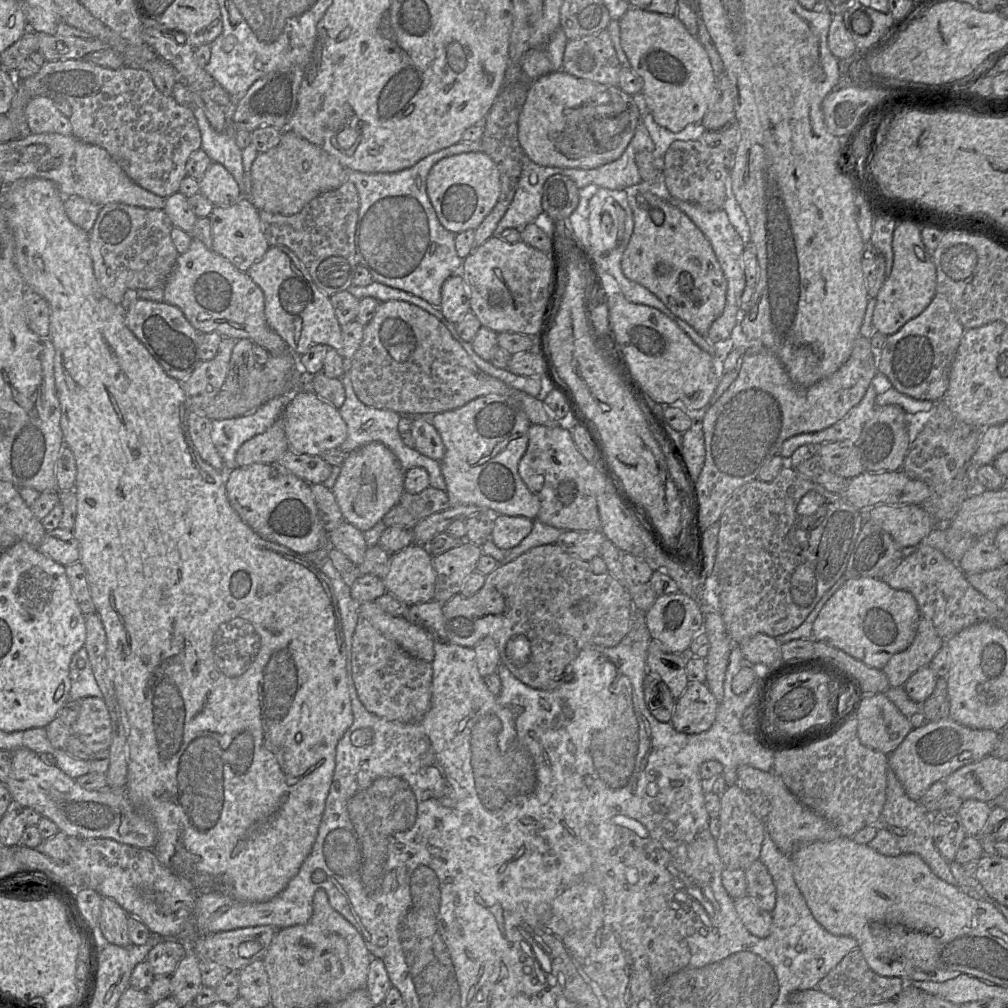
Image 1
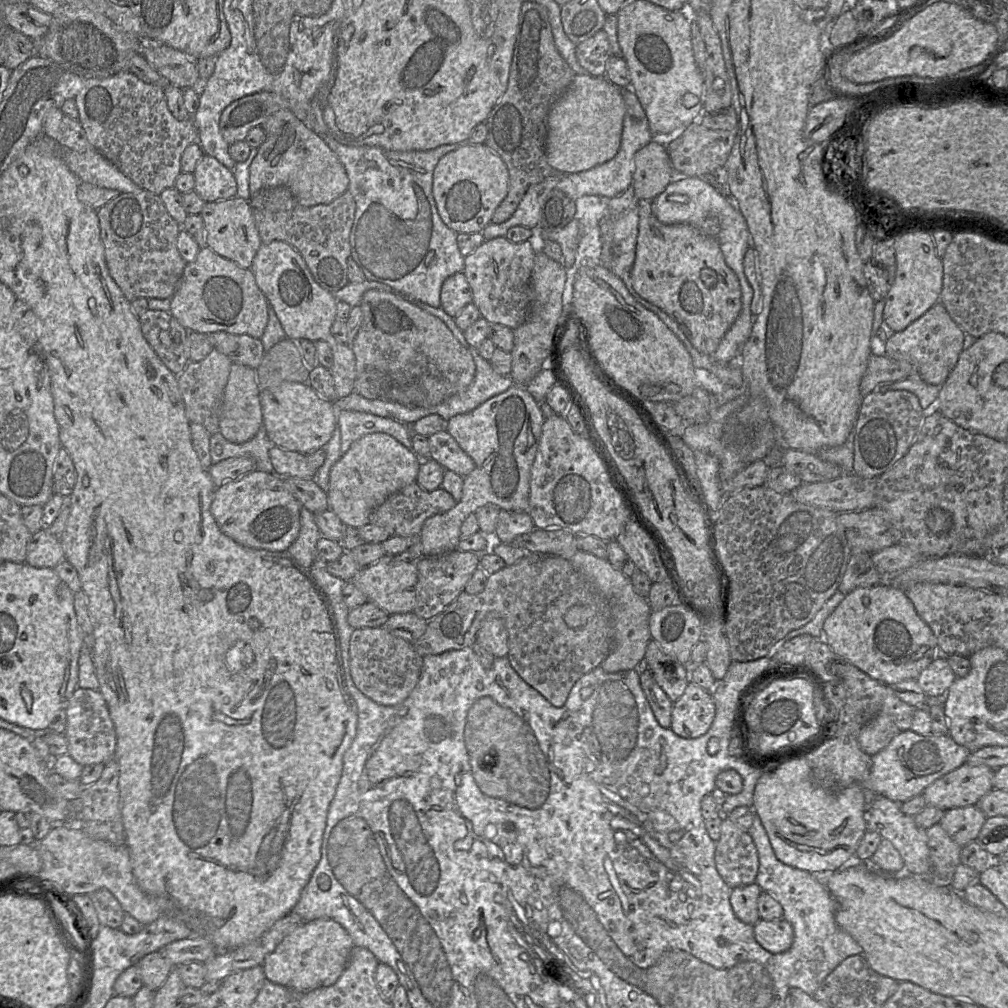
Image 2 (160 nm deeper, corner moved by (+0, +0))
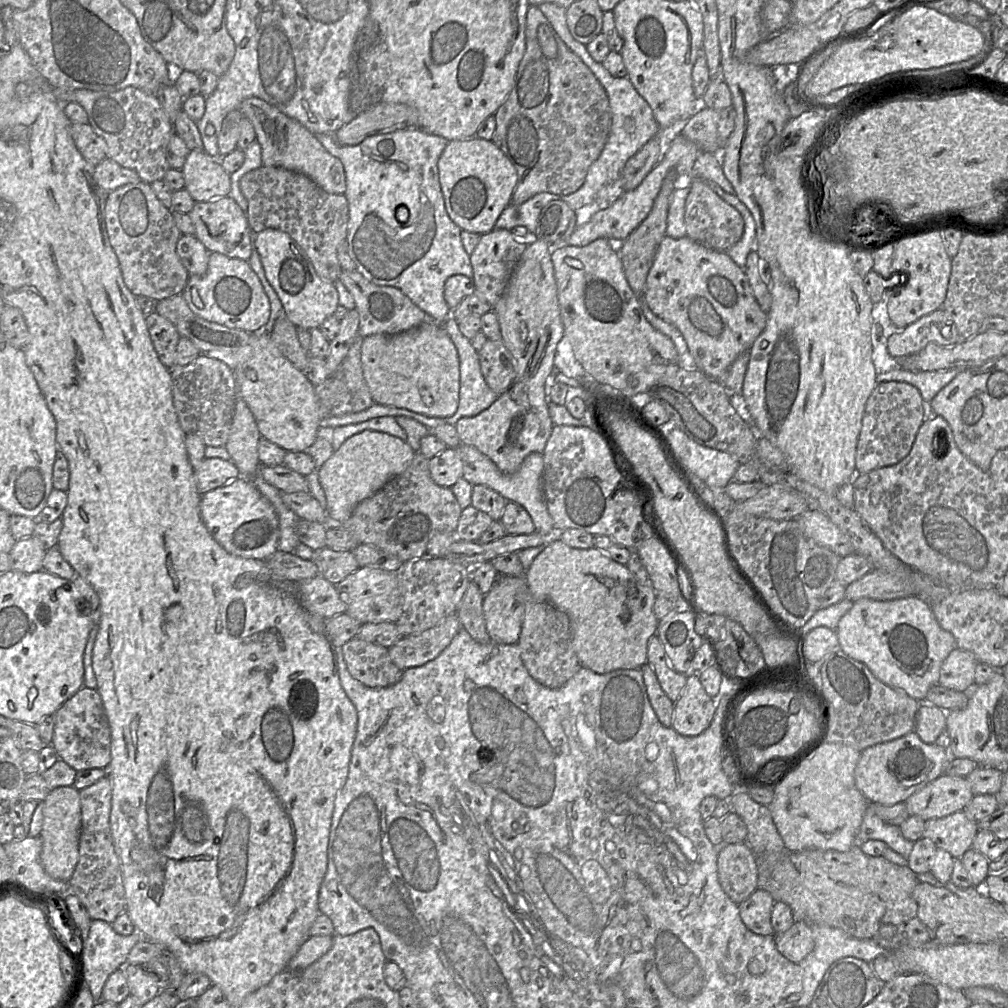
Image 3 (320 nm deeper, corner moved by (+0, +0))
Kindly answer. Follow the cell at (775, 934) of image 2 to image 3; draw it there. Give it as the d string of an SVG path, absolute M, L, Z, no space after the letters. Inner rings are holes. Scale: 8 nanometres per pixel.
M795 921L787 931L774 936L778 951L793 963L805 959L815 946L811 924L806 921Z

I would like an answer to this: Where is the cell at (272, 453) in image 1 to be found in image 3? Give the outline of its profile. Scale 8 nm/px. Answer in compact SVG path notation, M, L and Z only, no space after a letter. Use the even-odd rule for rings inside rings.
M205 458L195 469L195 480L201 495L240 477L240 471L232 461L221 458Z

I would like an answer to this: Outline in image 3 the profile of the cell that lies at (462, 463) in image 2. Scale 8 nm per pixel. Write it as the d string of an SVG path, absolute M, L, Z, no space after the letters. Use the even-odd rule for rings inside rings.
M460 444L456 447L463 463L462 478L472 485L484 485L498 492L507 501L521 505L530 515L535 531L542 535L555 535L553 519L550 516L543 491L544 462L542 453L533 452L525 457L519 469L512 474L505 474L487 456L477 448Z

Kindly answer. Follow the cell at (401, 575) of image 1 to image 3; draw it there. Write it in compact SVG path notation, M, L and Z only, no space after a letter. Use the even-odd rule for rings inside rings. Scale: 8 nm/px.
M363 567L335 585L341 599L347 604L346 614L361 625L396 622L402 614L402 595L395 573L380 568Z

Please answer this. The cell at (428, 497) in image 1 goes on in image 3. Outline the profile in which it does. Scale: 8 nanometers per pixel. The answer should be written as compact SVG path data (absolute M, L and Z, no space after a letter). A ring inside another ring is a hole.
M415 452L408 468L361 501L348 520L339 522L327 514L323 525L327 529L344 529L353 534L359 544L375 546L404 563L426 556L427 544L435 533L454 533L462 510L451 488L441 487L432 480L429 459Z

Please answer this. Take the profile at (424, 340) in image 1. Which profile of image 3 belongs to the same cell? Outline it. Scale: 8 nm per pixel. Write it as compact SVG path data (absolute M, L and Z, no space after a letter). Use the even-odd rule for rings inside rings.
M342 270L338 281L353 296L355 309L359 314L358 335L363 339L374 334L393 336L417 328L425 322L433 322L401 290L390 286L377 286L366 280L357 270Z

